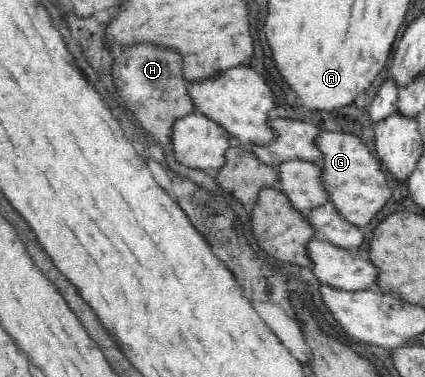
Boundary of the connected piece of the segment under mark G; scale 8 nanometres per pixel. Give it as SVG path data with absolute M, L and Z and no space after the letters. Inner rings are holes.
M322 130L312 138L312 145L320 153L320 158L313 164L317 166L317 180L320 181L320 189L324 189L324 196L328 197L328 204L332 204L332 209L336 209L336 213L344 217L344 221L352 223L355 227L368 226L392 196L388 176L384 173L380 161L372 156L372 152L360 137L348 132Z

